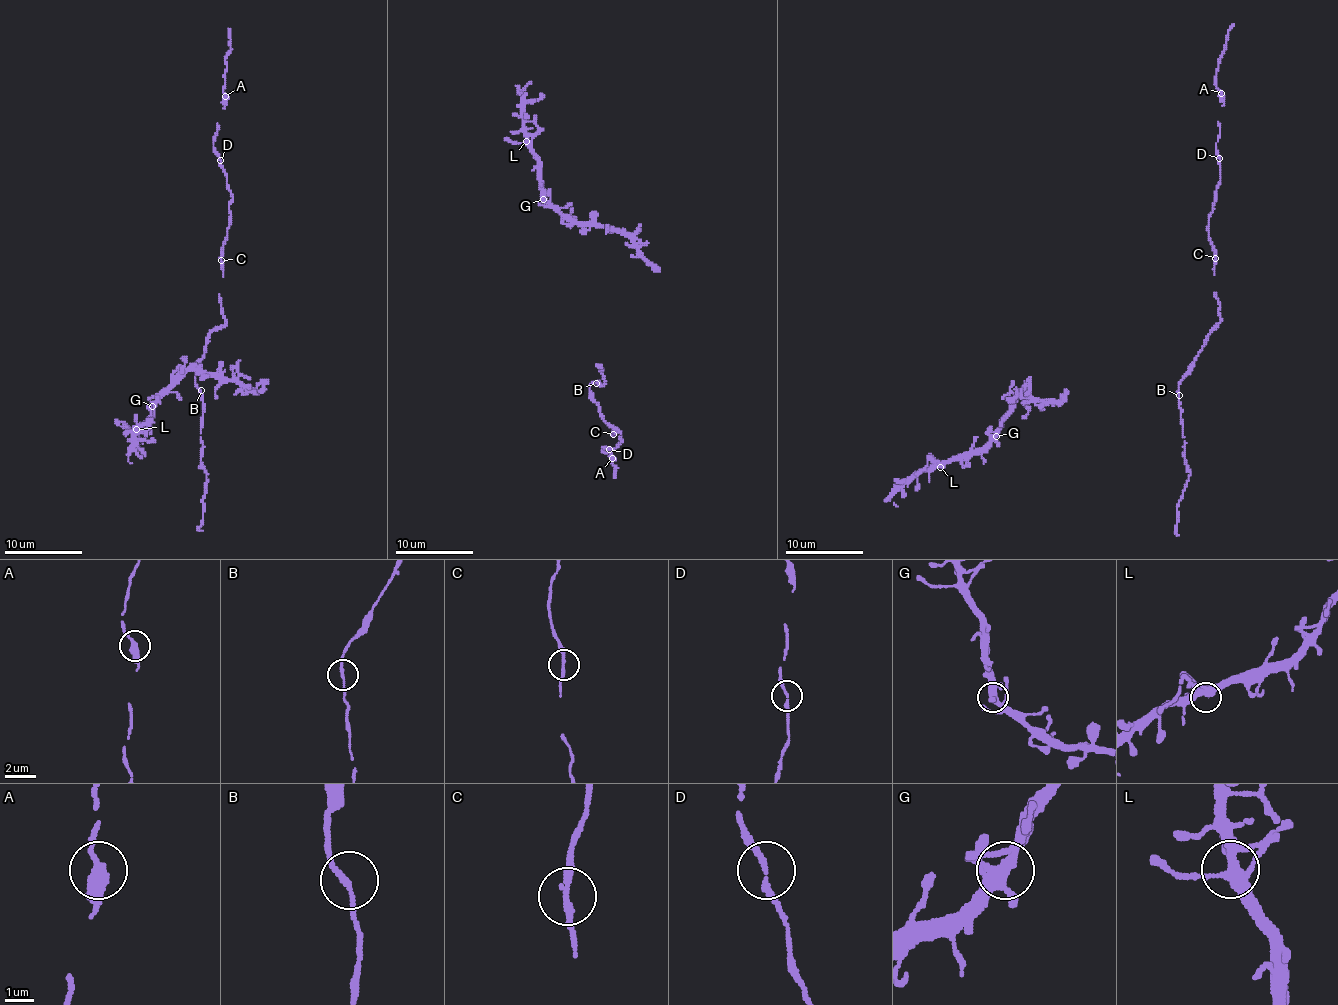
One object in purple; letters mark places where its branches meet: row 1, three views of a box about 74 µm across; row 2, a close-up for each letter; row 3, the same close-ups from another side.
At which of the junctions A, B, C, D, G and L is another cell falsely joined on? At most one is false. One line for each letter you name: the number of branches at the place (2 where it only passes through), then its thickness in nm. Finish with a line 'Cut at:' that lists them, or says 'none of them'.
Cut at: none of them

